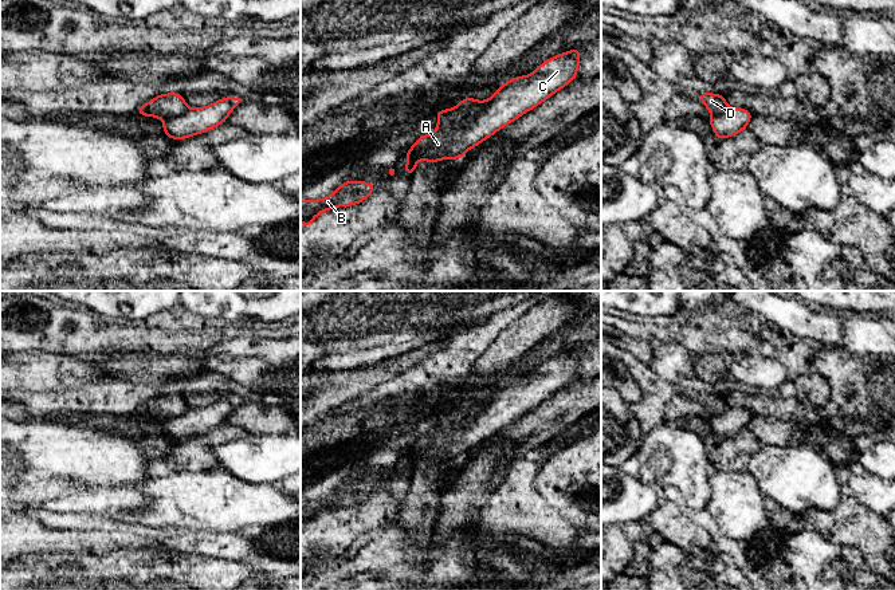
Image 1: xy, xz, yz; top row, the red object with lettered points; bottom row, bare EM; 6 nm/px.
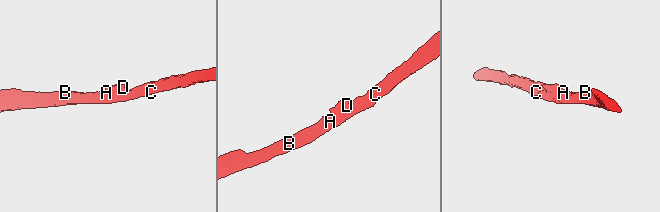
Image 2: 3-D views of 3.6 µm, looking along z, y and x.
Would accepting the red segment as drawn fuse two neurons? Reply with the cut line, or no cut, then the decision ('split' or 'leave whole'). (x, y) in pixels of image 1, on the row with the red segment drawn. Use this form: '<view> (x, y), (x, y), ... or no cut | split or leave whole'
xz (485, 101), (481, 110), (462, 125), (447, 132), (436, 129) | split

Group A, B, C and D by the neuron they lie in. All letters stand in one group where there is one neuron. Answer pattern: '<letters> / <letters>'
A B C / D

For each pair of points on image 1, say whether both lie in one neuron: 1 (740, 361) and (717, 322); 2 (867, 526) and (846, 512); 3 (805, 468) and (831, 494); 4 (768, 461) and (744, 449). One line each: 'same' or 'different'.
1: different
2: same
3: same
4: different

